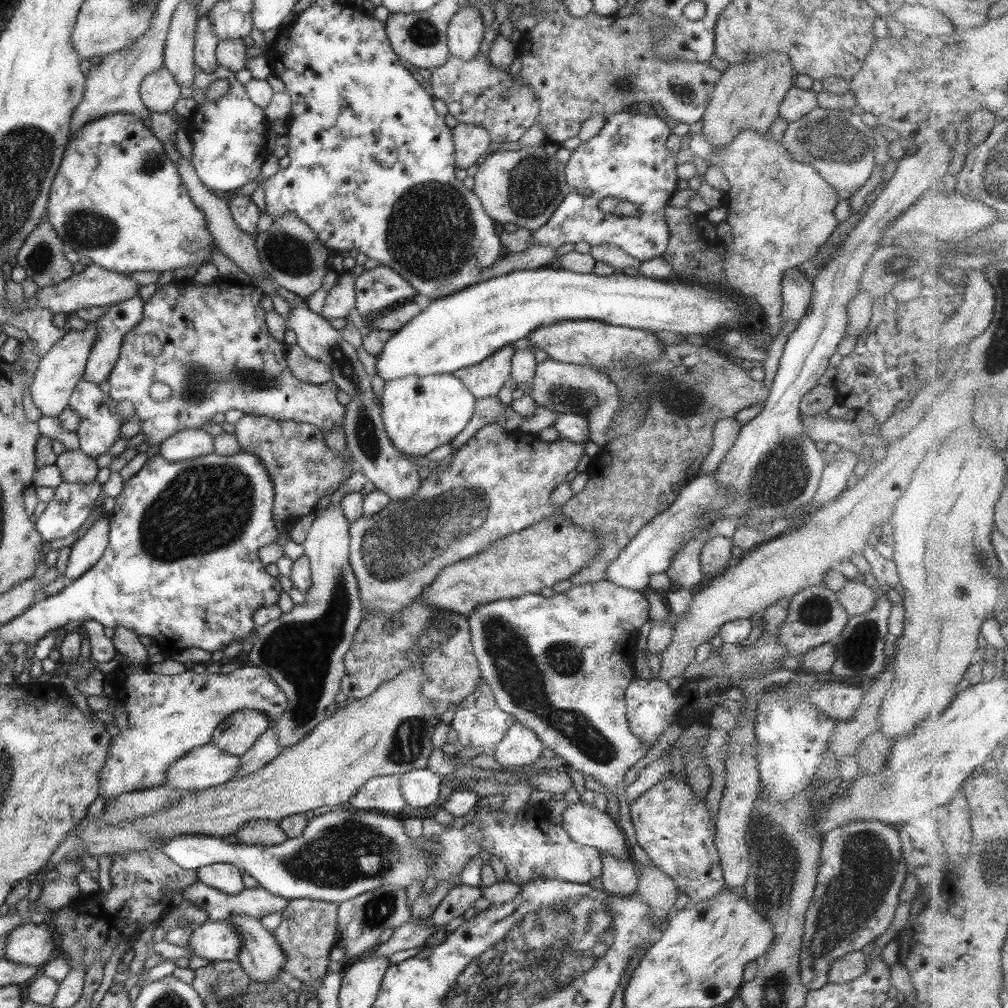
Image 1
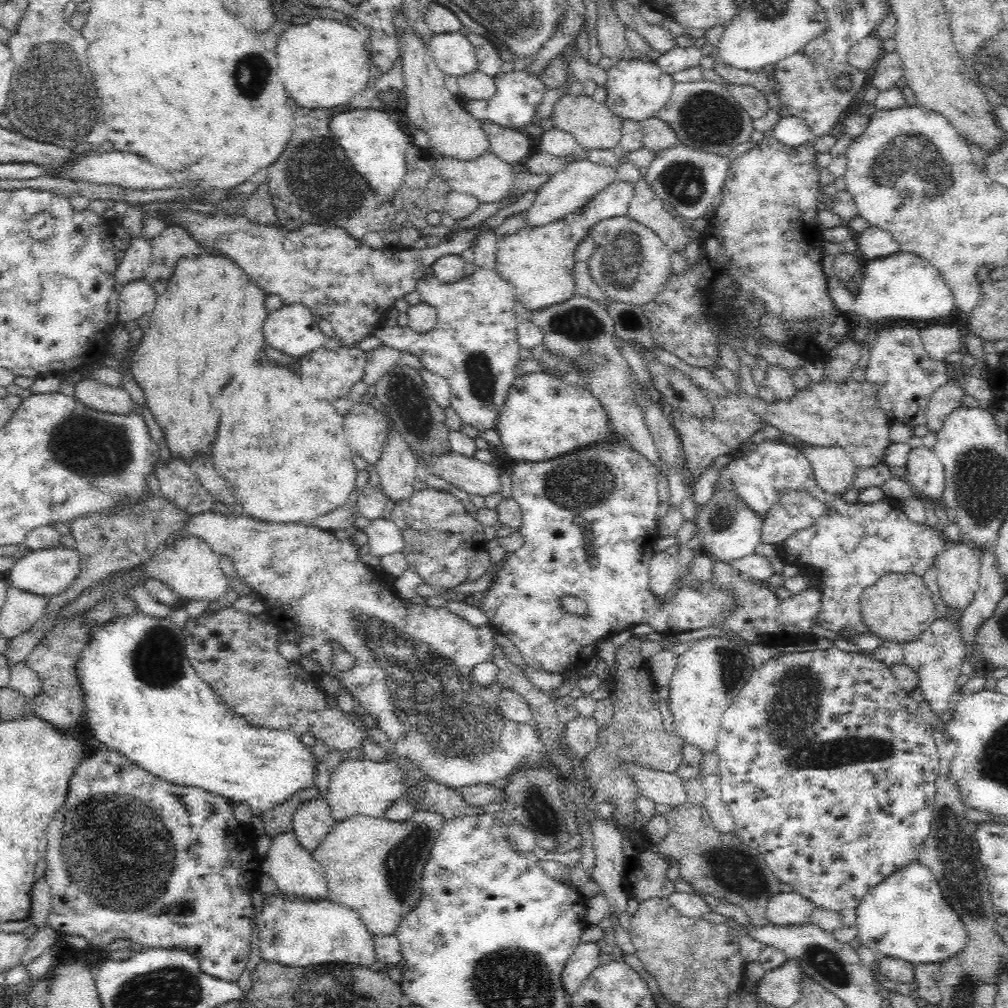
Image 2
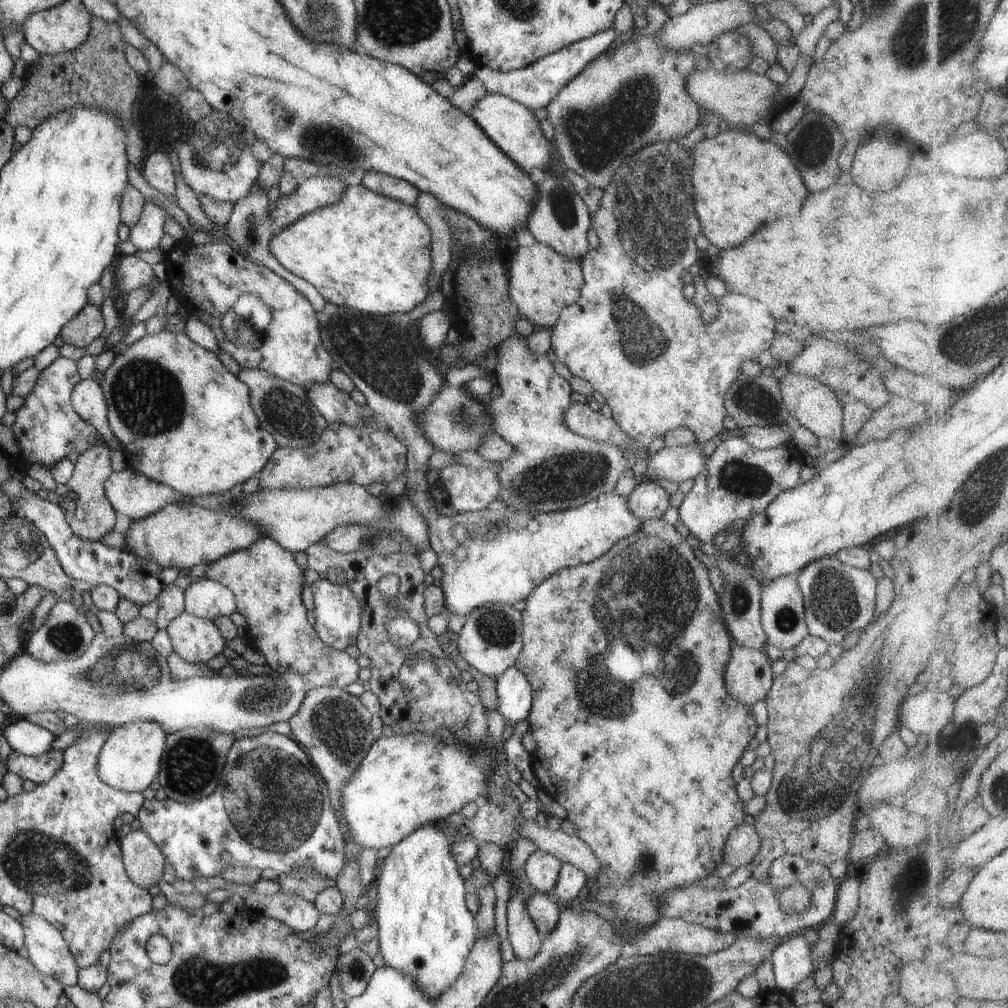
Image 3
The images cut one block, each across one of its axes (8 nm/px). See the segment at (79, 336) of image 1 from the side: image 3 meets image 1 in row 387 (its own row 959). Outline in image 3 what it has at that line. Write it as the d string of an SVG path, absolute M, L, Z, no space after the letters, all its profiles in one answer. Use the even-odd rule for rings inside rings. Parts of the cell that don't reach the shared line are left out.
M30 913L21 915L21 921L19 922L22 926L22 945L29 956L28 960L35 966L35 969L44 976L53 977L61 984L63 990L75 985L79 967L58 930L48 924L47 920Z

